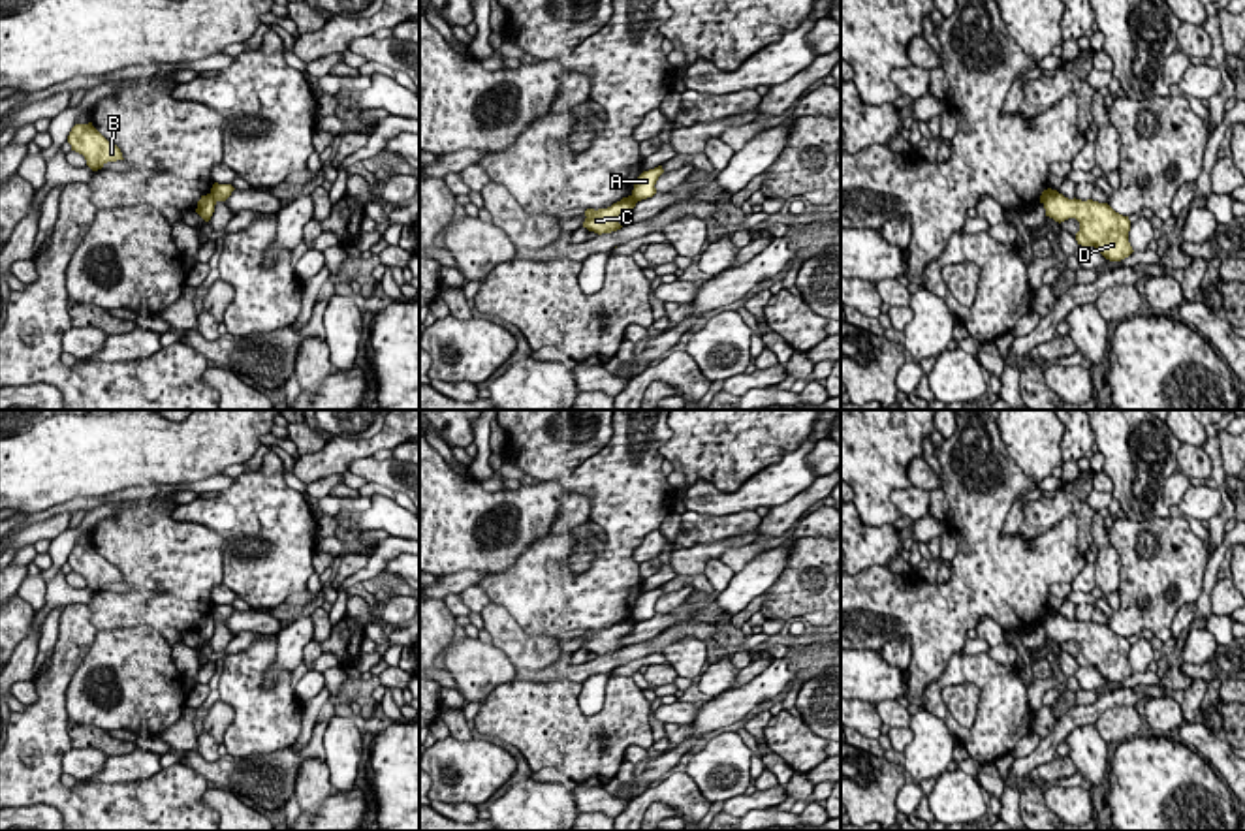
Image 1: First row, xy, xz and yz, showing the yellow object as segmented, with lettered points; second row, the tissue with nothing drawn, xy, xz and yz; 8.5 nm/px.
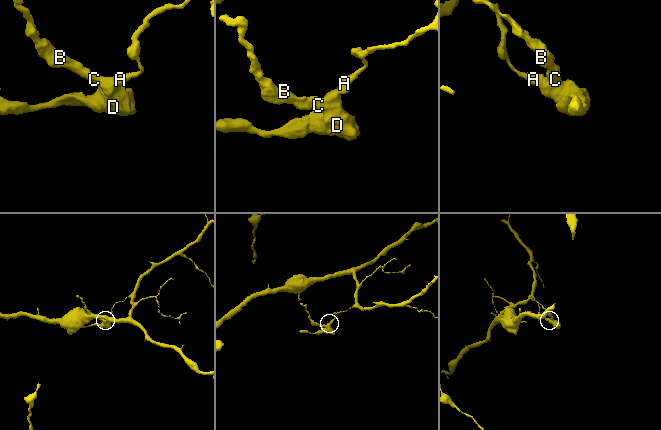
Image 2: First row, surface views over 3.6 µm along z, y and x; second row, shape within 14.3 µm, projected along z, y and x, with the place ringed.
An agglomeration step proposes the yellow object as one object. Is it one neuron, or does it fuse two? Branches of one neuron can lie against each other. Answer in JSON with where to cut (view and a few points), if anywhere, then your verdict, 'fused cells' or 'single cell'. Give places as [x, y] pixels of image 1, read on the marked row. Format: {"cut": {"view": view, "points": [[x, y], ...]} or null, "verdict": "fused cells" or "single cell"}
{"cut": {"view": "xy", "points": [[211, 192], [215, 203]]}, "verdict": "fused cells"}

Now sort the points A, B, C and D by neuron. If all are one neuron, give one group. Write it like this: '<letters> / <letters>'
A / B C D

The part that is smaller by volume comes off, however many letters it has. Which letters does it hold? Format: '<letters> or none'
B, C, D

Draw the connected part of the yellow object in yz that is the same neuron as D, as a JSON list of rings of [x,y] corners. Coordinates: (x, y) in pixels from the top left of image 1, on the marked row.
[[[1049,190],[1044,209],[1046,216],[1059,224],[1076,218],[1080,222],[1078,244],[1095,246],[1110,261],[1121,261],[1134,252],[1128,243],[1128,216],[1115,212],[1108,203],[1068,199]]]

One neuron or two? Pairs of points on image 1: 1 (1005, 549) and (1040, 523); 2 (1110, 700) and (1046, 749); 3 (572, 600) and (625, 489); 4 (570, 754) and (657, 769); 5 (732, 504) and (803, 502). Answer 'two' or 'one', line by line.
1: two
2: one
3: one
4: two
5: two

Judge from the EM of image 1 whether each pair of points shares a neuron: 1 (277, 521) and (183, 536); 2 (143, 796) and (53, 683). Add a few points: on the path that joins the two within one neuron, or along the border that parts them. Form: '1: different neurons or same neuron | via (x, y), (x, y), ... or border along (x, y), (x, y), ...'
1: different neurons | border along (172, 514), (222, 538), (222, 574)
2: same neuron | via (94, 799), (66, 799), (47, 781), (47, 732)

